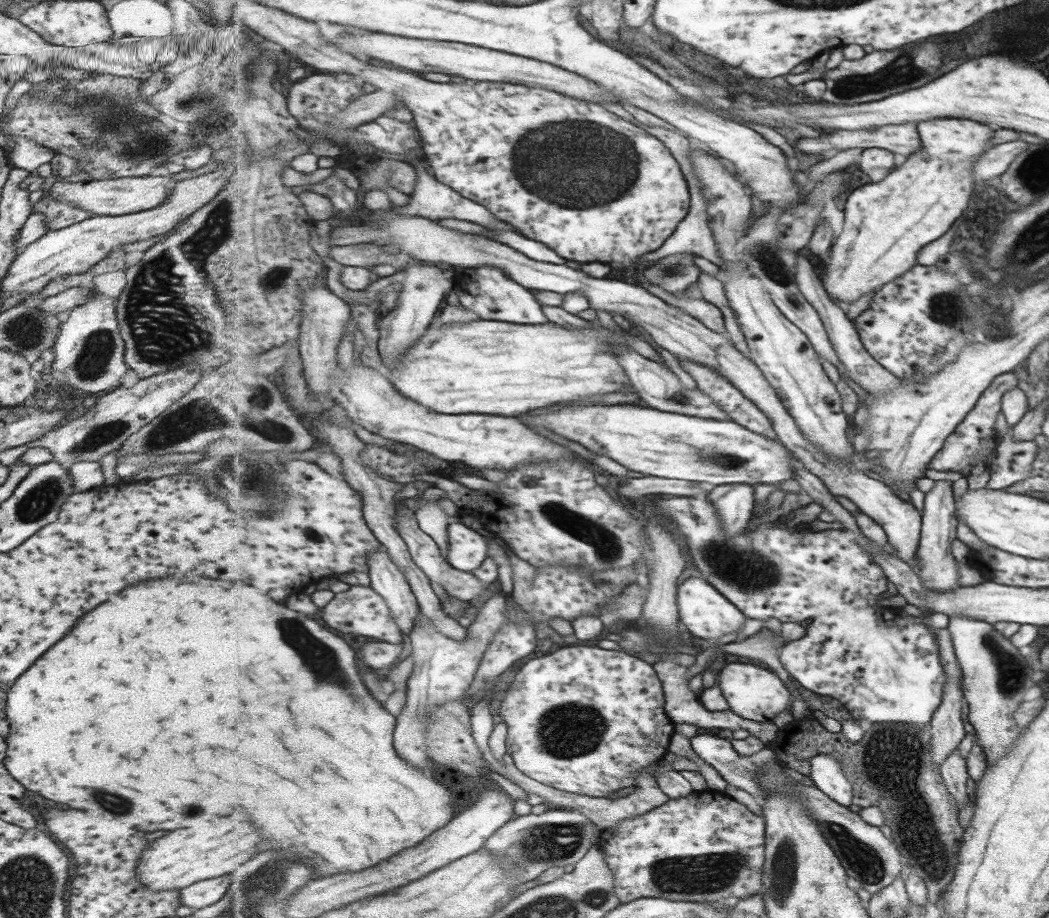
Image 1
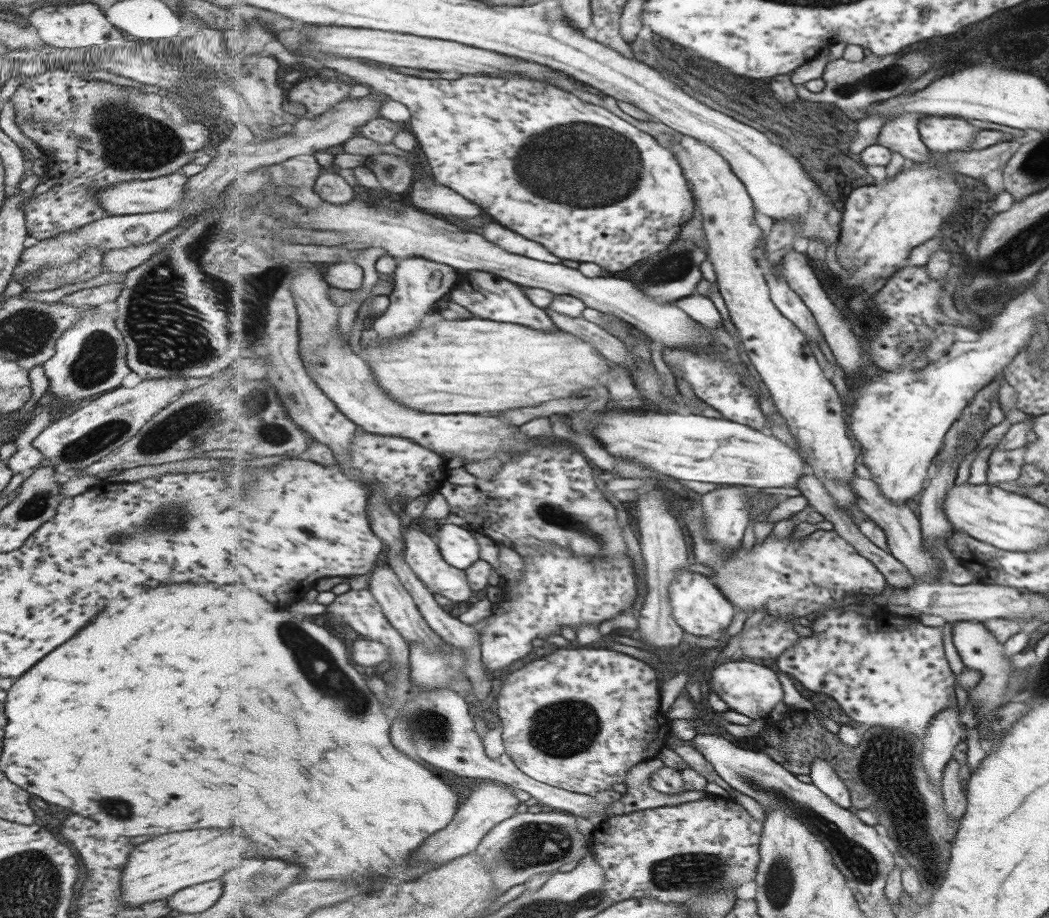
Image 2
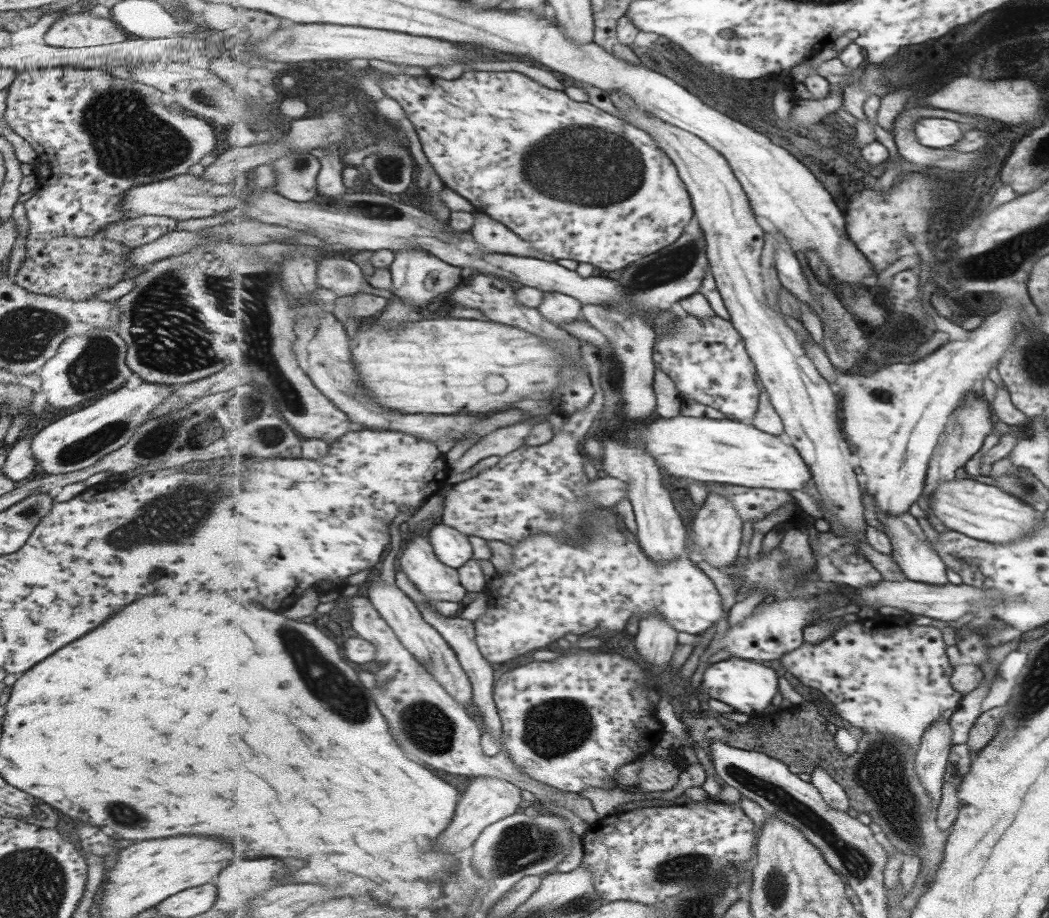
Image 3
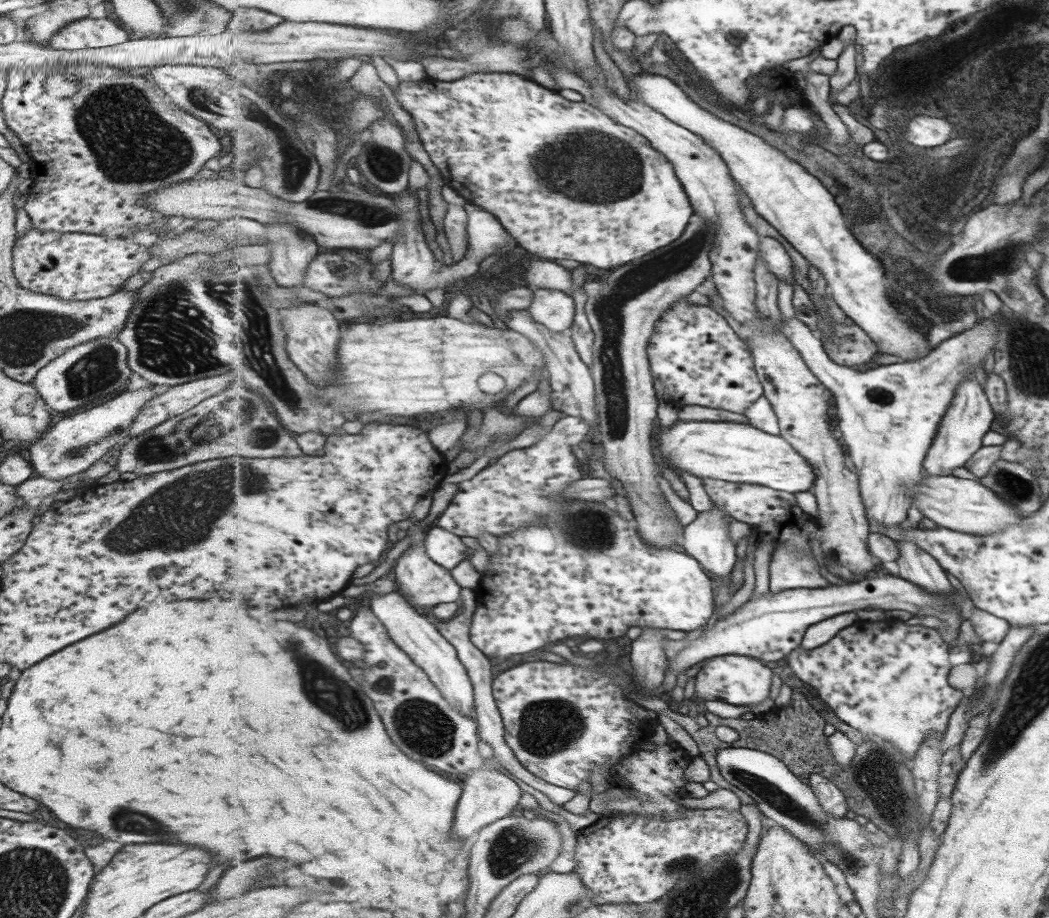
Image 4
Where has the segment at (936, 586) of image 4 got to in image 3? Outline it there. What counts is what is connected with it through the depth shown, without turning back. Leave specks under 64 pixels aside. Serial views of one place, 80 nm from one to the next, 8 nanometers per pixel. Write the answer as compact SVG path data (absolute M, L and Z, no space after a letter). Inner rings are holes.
M864 483L861 487L864 493L864 503L866 504L868 516L875 517L884 525L884 531L889 535L894 548L892 557L897 561L897 566L904 574L904 578L932 585L947 583L947 578L945 577L946 566L938 557L938 554L925 543L925 535L923 535L923 531L921 531L917 520L913 516L910 516L908 512L904 512L901 516L887 516L887 513L878 509L877 501Z

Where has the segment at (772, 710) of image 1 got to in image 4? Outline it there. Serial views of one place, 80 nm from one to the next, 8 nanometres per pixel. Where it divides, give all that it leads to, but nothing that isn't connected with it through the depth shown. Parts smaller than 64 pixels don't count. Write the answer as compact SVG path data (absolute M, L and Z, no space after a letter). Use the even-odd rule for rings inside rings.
M727 654L715 656L705 663L695 675L695 697L701 700L720 700L735 706L751 706L765 702L771 694L773 672L765 662L752 656Z

